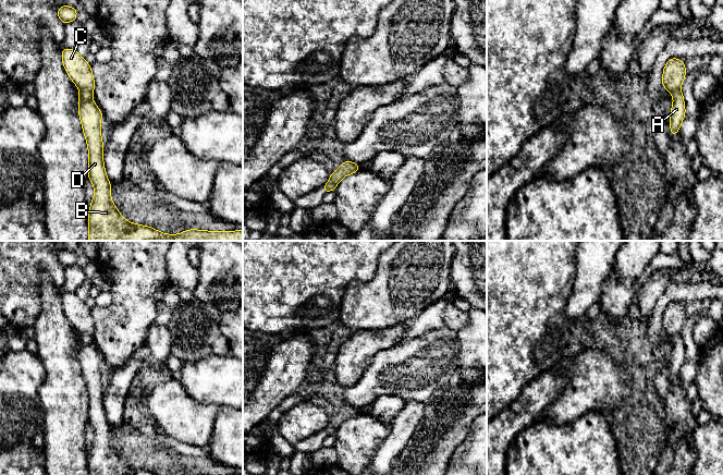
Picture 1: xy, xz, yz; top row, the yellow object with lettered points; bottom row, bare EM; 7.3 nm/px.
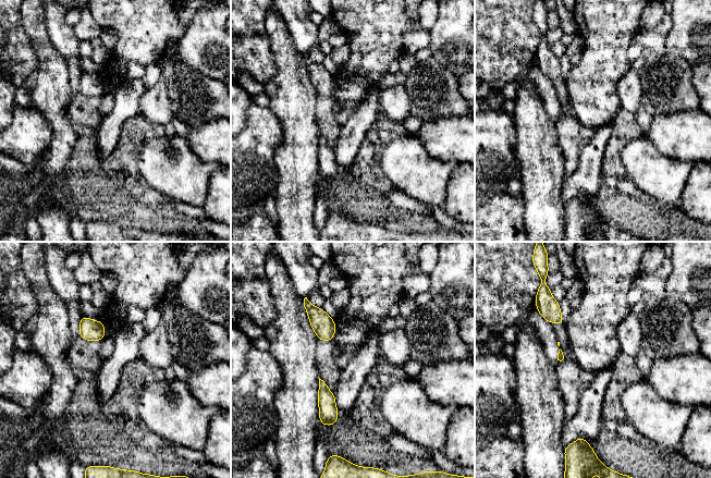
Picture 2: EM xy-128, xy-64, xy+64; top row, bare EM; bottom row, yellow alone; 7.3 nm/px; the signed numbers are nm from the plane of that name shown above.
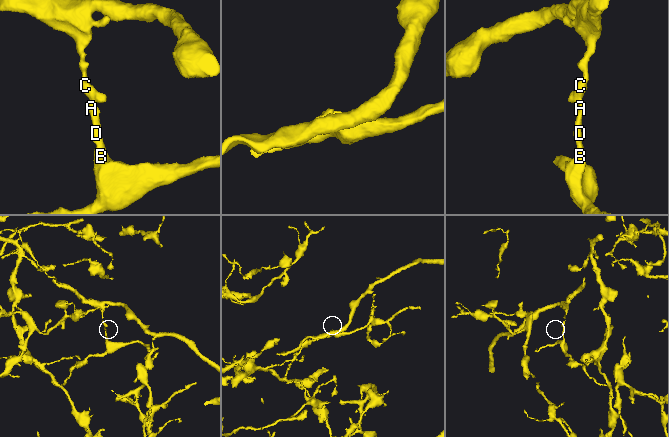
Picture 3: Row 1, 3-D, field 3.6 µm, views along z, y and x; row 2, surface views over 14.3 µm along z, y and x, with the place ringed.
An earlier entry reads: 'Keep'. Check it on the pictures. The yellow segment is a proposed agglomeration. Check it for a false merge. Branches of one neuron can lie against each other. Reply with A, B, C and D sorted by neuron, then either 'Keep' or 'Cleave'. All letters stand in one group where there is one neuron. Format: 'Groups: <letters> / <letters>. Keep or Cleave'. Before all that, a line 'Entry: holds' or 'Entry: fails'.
Entry: fails
Groups: A B D / C. Cleave

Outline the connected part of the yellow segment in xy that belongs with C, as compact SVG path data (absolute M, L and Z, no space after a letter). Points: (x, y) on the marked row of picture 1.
M62 48L61 51L63 66L70 78L79 90L93 94L95 81L91 65L89 65L85 58L79 56L75 49Z

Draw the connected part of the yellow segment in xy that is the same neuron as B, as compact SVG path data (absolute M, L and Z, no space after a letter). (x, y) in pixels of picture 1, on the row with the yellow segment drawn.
M79 92L78 115L88 147L88 179L94 185L95 194L88 214L88 241L243 241L243 230L237 231L206 231L185 230L180 234L166 234L148 226L136 224L122 217L111 200L111 183L106 174L103 165L103 146L101 139L100 120L103 118L96 106L93 94Z

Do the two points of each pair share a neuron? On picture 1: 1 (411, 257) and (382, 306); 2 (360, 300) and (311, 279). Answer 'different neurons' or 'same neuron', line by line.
1: same neuron
2: different neurons

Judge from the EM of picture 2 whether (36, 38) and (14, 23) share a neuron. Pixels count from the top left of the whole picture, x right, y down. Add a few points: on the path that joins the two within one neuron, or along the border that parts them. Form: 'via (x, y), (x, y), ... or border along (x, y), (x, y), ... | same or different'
border along (20, 11), (22, 27), (32, 43), (35, 54) | different

